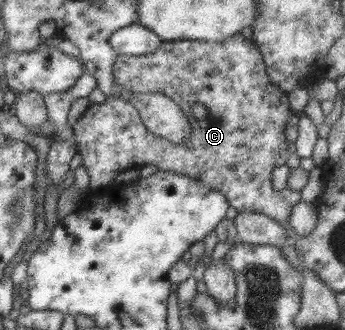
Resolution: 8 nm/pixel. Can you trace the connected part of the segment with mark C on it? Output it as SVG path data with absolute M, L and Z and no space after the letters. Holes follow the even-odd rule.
M237 33L217 42L183 39L161 41L155 50L147 54L117 54L112 64L112 75L114 84L122 90L162 94L175 102L187 116L191 135L181 145L173 145L147 132L137 110L123 98L107 95L102 104L89 103L72 126L76 153L81 156L82 166L88 173L89 189L107 188L113 184L118 173L149 164L155 166L157 171L185 176L191 181L201 181L211 190L218 190L237 212L259 213L279 224L287 224L292 206L300 201L300 191L273 190L271 174L275 168L285 165L289 156L284 130L287 120L294 113L290 110L288 96L269 82L265 65L252 39ZM195 103L203 104L207 111L200 120L191 114L191 107Z

